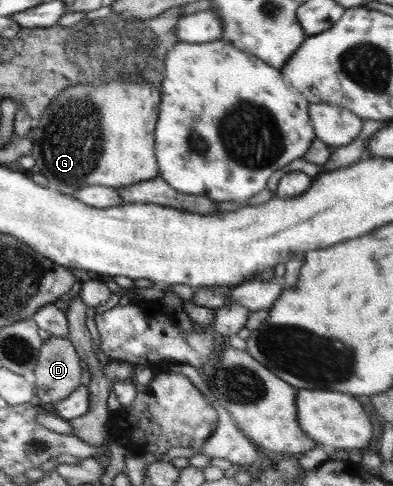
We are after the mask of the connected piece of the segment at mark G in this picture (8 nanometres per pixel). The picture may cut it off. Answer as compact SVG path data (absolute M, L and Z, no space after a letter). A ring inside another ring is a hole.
M111 79L106 83L101 83L100 85L77 83L64 88L61 92L58 92L56 97L53 97L50 100L49 106L47 106L47 108L42 112L40 119L34 123L30 130L30 134L32 134L33 139L33 148L30 154L35 159L35 166L37 166L39 174L47 178L49 181L49 188L70 197L72 197L73 194L77 194L80 190L83 190L83 187L87 186L101 185L117 188L121 186L129 186L145 180L155 179L159 176L159 169L157 169L157 159L154 149L154 130L158 119L160 100L160 88L149 81Z

